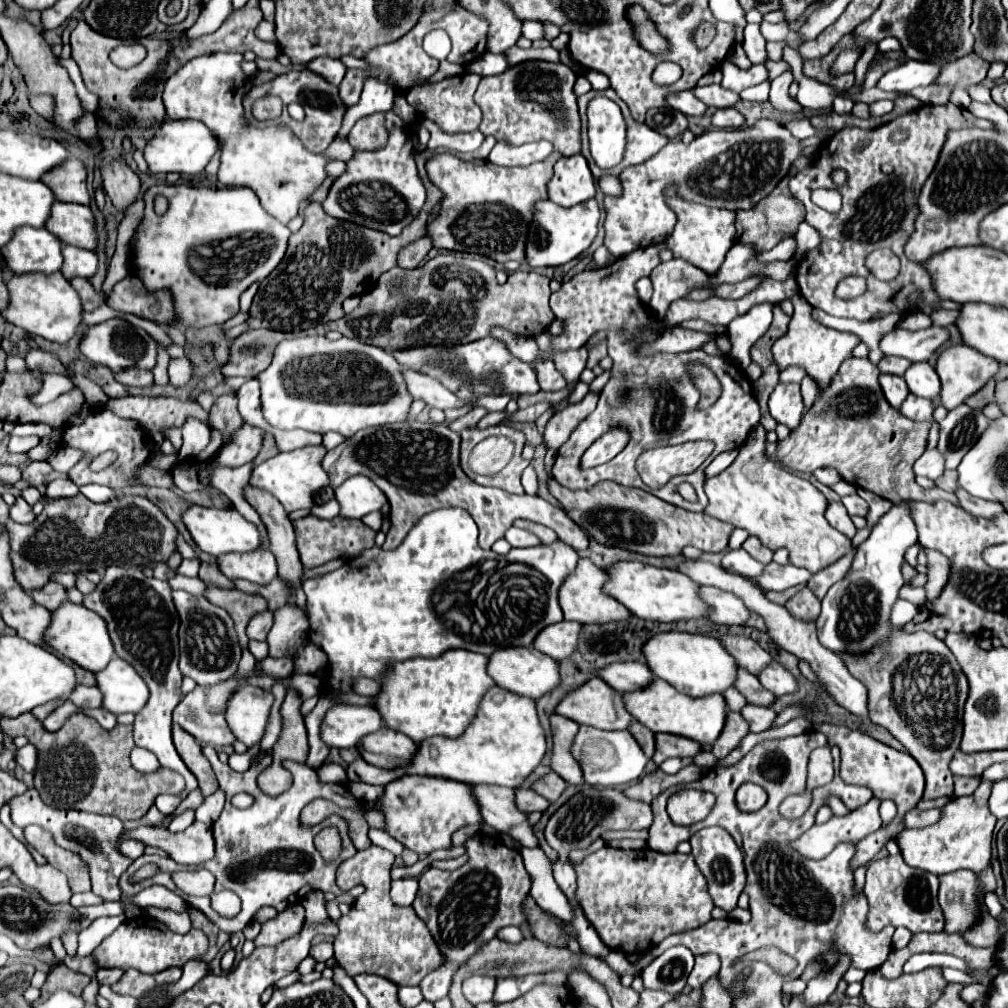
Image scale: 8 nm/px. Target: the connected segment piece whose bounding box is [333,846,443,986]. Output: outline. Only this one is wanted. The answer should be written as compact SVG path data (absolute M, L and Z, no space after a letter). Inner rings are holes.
M371 846L367 850L357 852L353 858L345 860L337 870L337 880L343 880L343 884L363 884L365 892L353 902L347 916L341 916L337 920L339 934L333 940L335 946L335 958L339 966L349 974L377 974L393 980L397 986L415 986L423 980L423 976L439 962L443 962L443 956L439 956L439 950L425 926L425 922L415 914L413 908L401 908L395 906L389 898L389 870L393 866L393 854Z

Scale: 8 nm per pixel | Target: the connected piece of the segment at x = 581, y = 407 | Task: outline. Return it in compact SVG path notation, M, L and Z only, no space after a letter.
M587 394L581 402L571 404L571 406L567 406L565 410L553 414L551 420L547 422L545 430L543 430L543 444L545 444L545 448L559 450L559 448L567 442L569 434L573 432L573 428L575 428L587 414L591 414L591 410L593 410L595 404L597 404L597 398L599 398L597 394Z

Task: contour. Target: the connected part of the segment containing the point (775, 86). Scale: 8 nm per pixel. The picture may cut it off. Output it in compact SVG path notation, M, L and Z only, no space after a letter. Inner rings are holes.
M785 72L779 78L775 78L771 82L771 92L769 92L769 102L775 106L775 110L779 112L791 112L791 114L801 114L805 112L805 108L793 98L789 96L789 86L793 82L793 74Z

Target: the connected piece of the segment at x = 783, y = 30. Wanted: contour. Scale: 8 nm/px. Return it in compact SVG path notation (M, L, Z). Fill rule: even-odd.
M763 20L761 22L761 34L763 34L763 38L767 42L771 42L771 40L785 40L785 42L789 42L791 48L797 48L797 44L801 44L797 32L791 32L789 26L787 26L787 22L771 24L771 22L765 22Z

